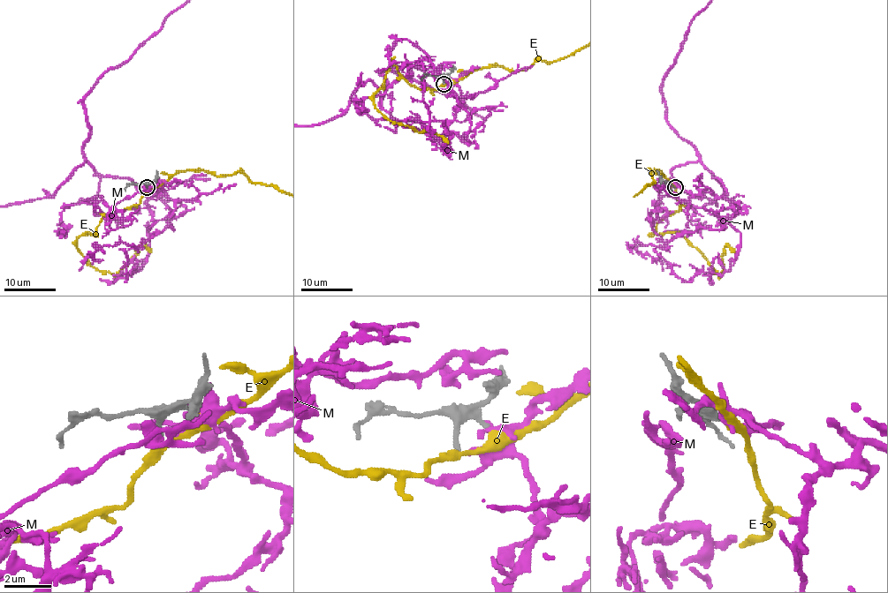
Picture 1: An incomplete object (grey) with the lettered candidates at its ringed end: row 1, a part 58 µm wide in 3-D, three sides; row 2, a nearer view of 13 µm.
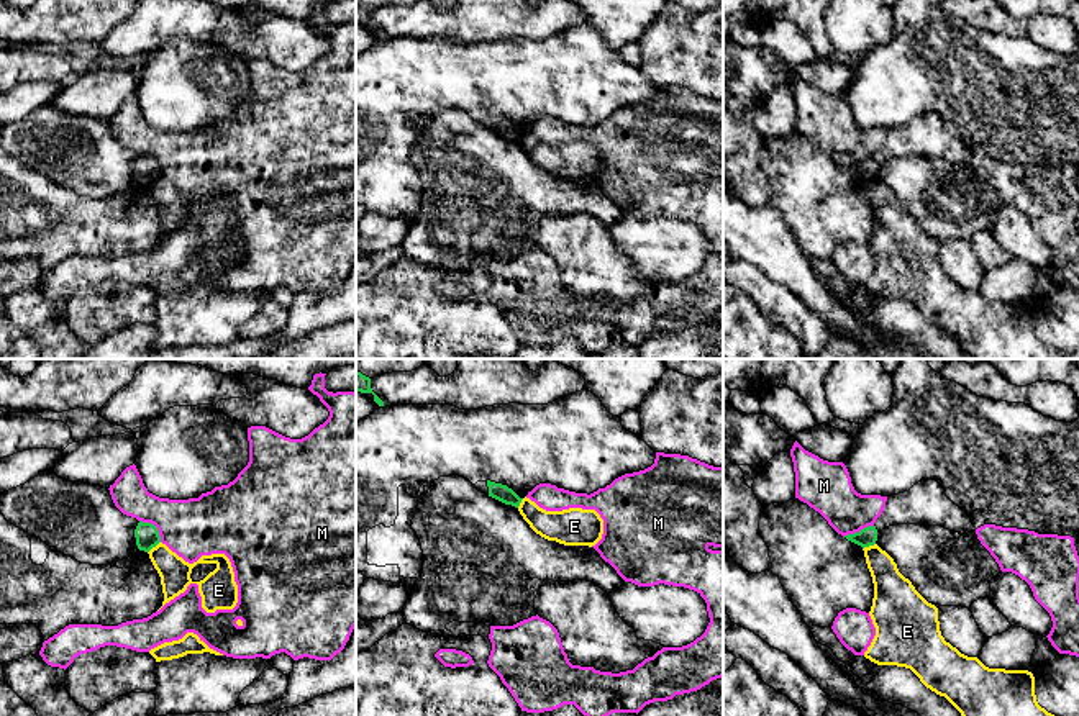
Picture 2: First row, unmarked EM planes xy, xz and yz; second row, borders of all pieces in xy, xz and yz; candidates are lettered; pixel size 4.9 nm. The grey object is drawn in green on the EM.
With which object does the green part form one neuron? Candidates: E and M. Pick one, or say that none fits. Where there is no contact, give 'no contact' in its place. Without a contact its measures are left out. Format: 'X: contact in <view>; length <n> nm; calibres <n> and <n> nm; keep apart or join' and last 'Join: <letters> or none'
E: contact in xy; length 90 nm; calibres 120 and 150 nm; keep apart
M: contact in xy; length 160 nm; calibres 120 and 280 nm; keep apart
Join: none

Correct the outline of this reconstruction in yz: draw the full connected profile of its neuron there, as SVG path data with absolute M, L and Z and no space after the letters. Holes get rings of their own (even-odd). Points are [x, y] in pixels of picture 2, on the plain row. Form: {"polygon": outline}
{"polygon": "M867 159L861 162L859 165L845 169L848 174L864 180L874 179L877 174L877 162L876 159Z"}

